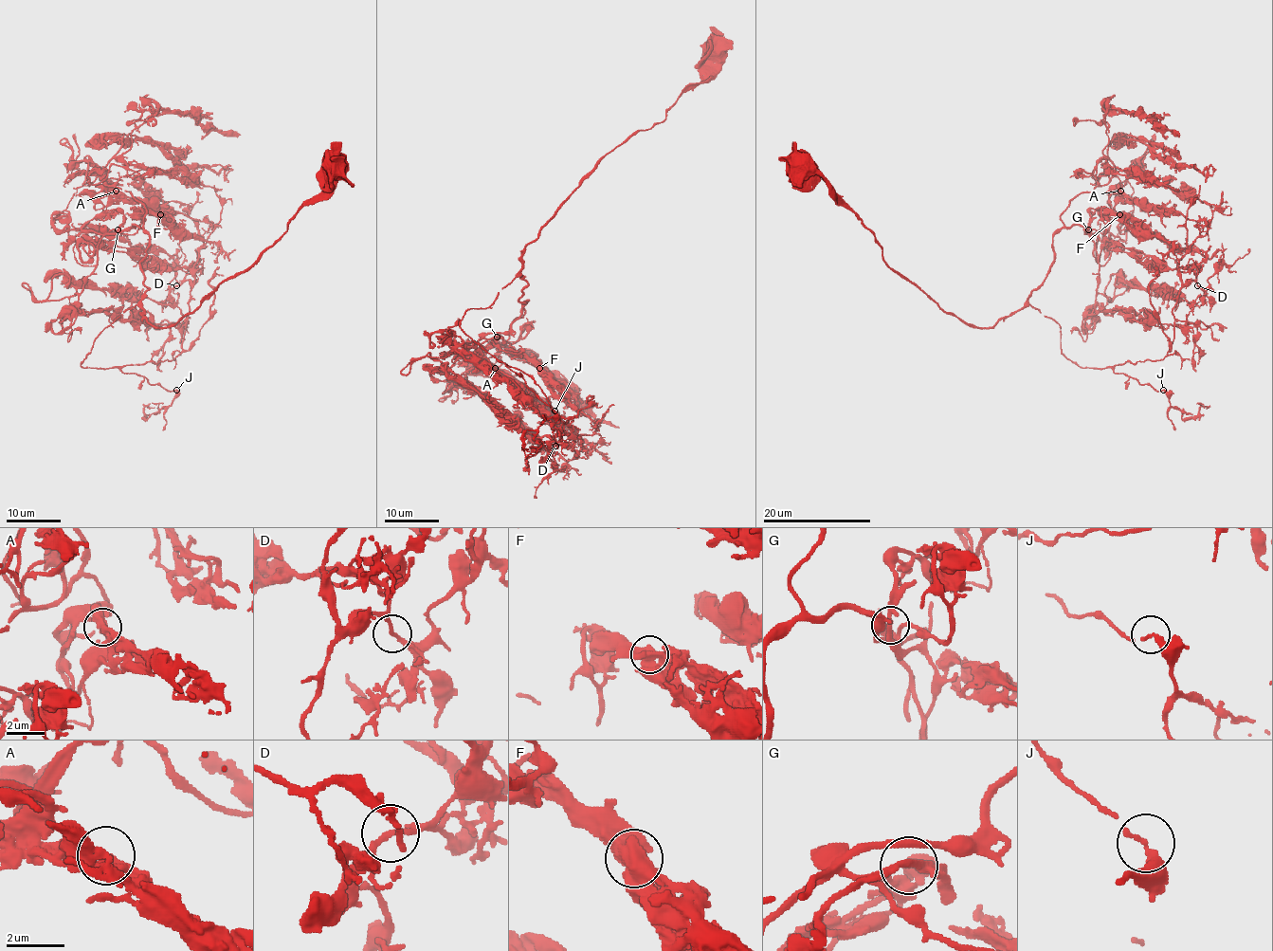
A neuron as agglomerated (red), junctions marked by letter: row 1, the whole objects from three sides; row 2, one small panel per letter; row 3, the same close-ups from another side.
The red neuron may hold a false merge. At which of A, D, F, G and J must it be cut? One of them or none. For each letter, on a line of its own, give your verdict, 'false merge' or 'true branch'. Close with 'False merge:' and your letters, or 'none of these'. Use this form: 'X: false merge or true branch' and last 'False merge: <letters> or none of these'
A: true branch
D: true branch
F: true branch
G: true branch
J: true branch
False merge: none of these

